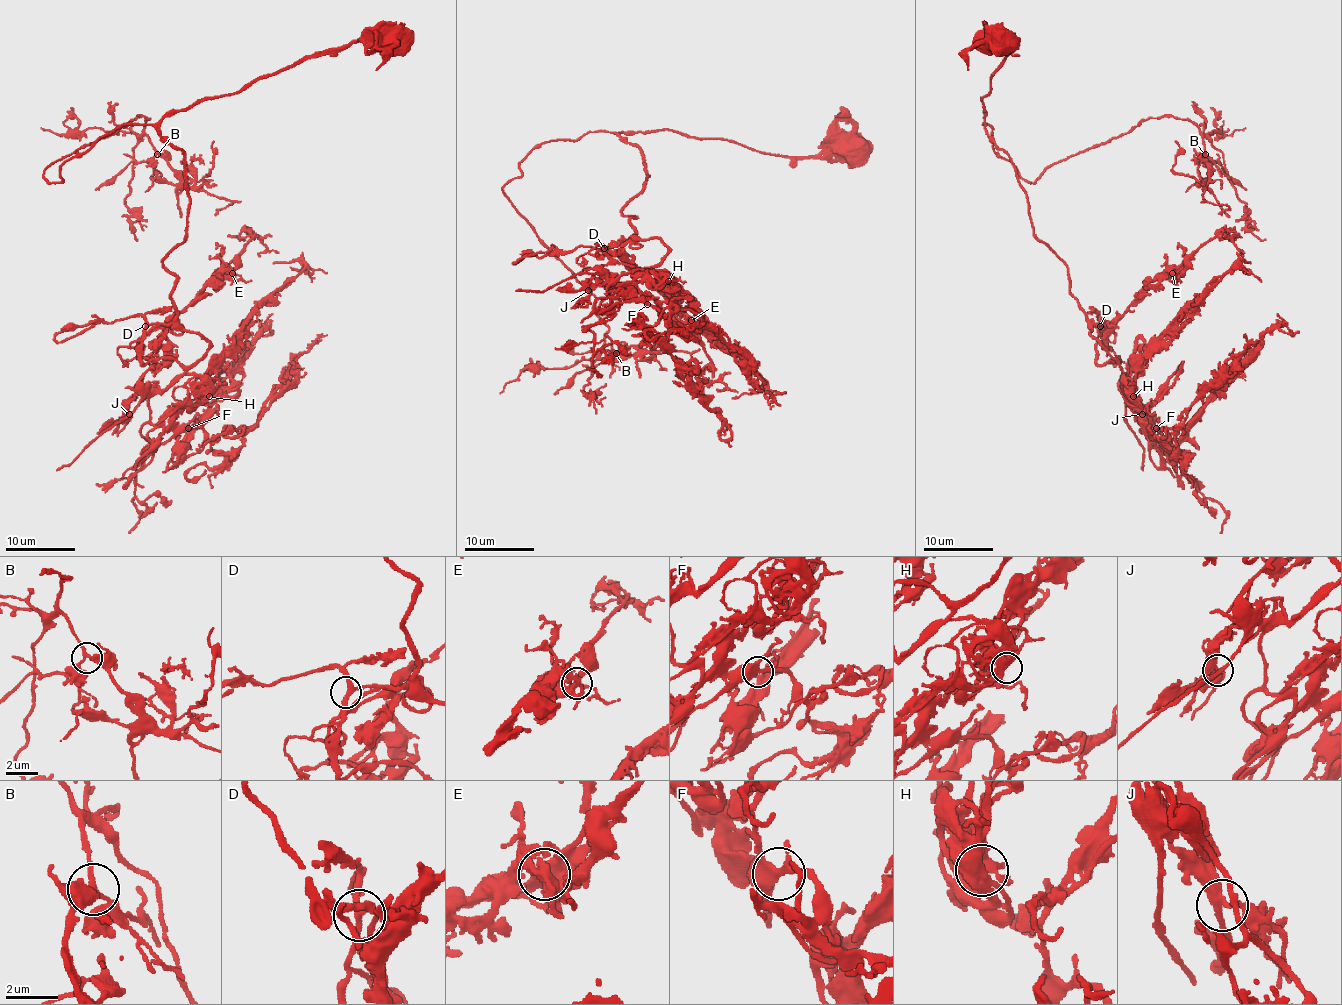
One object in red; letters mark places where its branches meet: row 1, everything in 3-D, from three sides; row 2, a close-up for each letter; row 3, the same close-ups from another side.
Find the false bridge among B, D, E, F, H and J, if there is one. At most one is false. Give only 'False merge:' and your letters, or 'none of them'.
False merge: none of them

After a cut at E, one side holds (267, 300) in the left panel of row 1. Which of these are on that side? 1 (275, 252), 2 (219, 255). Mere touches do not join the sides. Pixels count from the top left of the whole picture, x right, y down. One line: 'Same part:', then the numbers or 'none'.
Same part: 2

